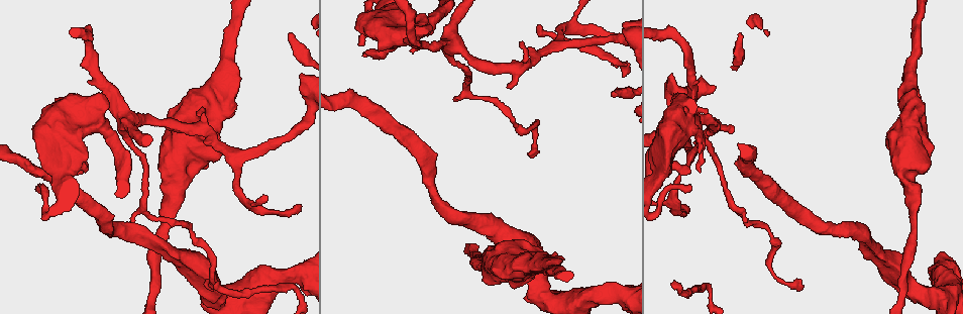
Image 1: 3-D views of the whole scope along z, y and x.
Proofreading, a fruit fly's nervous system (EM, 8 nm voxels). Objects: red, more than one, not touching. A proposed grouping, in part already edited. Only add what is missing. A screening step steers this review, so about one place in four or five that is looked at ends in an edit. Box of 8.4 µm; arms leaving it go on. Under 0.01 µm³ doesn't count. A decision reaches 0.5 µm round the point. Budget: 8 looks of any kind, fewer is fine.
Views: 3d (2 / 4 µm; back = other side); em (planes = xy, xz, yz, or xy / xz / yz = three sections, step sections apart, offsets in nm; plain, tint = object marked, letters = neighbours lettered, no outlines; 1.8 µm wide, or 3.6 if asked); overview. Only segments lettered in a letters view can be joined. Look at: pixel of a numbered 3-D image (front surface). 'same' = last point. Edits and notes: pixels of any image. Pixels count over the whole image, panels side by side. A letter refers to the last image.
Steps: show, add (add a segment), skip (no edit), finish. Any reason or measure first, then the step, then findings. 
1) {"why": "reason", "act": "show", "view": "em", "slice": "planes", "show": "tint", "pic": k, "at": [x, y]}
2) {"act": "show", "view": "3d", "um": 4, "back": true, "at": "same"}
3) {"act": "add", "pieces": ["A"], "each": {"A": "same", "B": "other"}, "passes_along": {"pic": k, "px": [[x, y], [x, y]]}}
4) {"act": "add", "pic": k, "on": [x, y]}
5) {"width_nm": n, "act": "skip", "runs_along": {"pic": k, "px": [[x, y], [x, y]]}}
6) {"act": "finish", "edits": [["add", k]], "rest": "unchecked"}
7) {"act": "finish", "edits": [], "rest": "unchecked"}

{"why": "thin end", "act": "show", "view": "3d", "um": 4, "pic": 1, "at": [540, 27]}

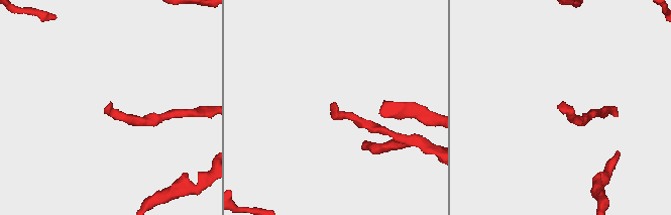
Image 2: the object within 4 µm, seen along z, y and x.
{"act": "show", "view": "em", "slice": "xz", "step": 4, "show": "letters", "pic": 2, "at": [107, 105]}

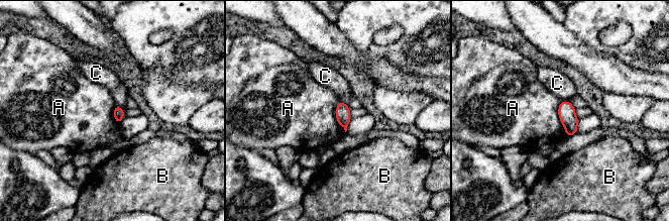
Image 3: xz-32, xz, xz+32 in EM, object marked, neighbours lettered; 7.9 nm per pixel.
{"why": "cut it another way", "act": "show", "view": "em", "slice": "planes", "show": "letters", "at": "same"}

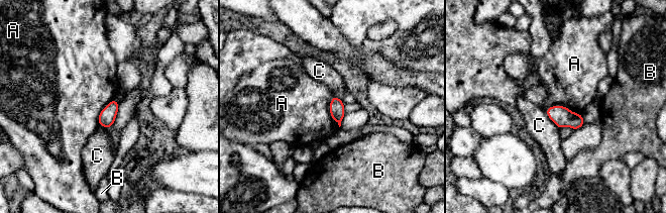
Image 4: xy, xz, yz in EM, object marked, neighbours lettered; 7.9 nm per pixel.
{"act": "skip", "each": {"A": "other", "B": "other", "C": "other"}, "border": {"pic": 4, "px": [[546, 109], [565, 106], [580, 114]]}, "found": "no lettered segment goes on from it"}

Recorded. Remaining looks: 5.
{"why": "branch stops here", "act": "show", "view": "em", "slice": "xy", "step": 8, "show": "tint", "pic": 1, "at": [613, 96]}

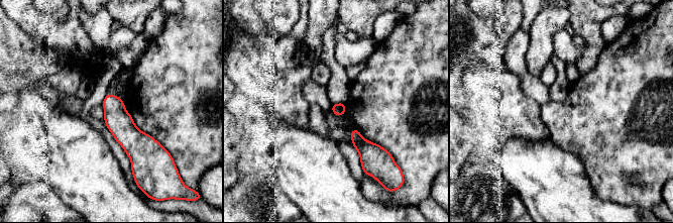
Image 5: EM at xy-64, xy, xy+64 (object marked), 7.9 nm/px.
{"act": "show", "view": "em", "slice": "planes", "show": "letters", "at": "same"}

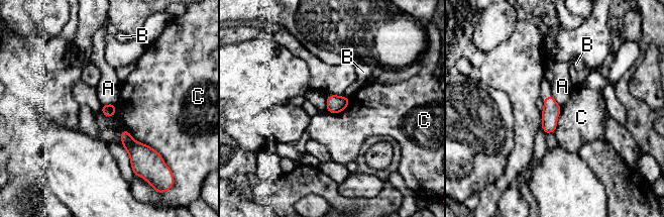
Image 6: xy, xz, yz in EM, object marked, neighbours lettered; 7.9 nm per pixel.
{"width_nm": 100, "act": "skip", "each": {"A": "other", "B": "other", "C": "other"}, "border": {"pic": 6, "px": [[120, 132], [126, 130], [160, 155]]}, "found": "none of them fits"}

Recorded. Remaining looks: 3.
{"why": "end of a long branch", "act": "show", "view": "3d", "um": 2, "back": true, "pic": 1, "at": [528, 153]}

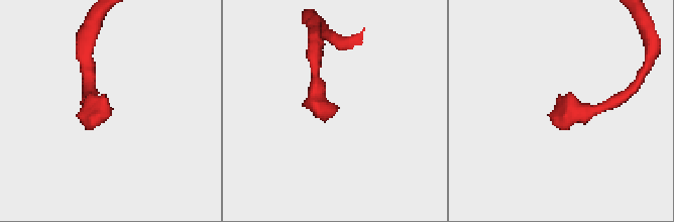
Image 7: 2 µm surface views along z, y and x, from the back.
{"act": "show", "view": "em", "slice": "xy", "step": 16, "show": "letters", "pic": 7, "at": [564, 111]}

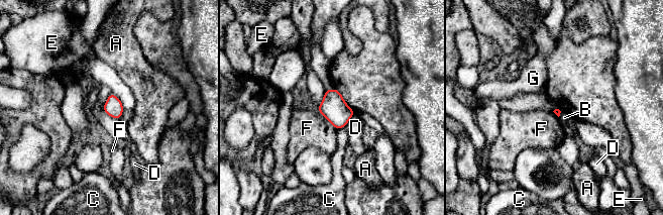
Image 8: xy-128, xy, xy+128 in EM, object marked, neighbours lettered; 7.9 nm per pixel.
{"act": "show", "view": "em", "slice": "planes", "show": "letters", "at": "same"}

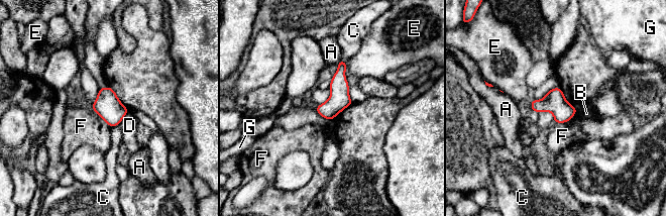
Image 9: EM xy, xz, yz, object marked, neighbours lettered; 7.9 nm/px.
{"act": "skip", "each": {"A": "other", "B": "other", "C": "other", "D": "other", "E": "other", "F": "other", "G": "other"}, "runs_along": {"pic": 9, "px": [[341, 64], [339, 100], [328, 116]]}, "found": "none of them fits"}

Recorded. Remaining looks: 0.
{"act": "finish", "edits": [], "rest": "unchecked"}

